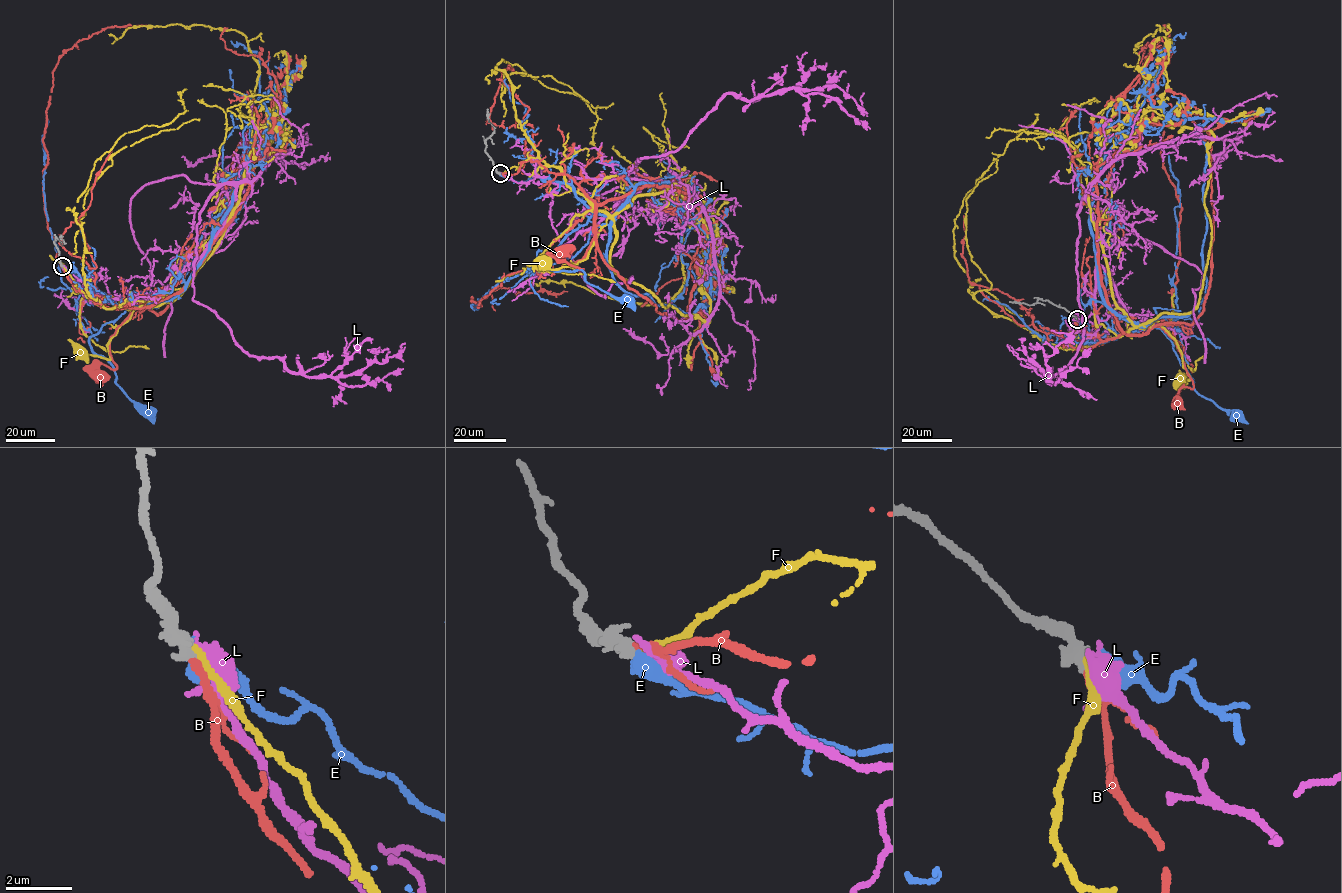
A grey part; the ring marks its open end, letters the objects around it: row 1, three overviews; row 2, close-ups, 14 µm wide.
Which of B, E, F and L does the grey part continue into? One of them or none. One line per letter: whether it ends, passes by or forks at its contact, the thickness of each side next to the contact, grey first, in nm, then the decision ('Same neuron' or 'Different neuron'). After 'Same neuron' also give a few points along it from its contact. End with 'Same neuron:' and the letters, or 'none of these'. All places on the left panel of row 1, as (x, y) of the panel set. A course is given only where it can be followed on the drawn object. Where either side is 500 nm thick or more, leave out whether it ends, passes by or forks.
B: It ends there. Thickness 280 nm (grey) against 220 nm. Different neuron
E: Thickness 380 nm (grey) against 550 nm. Different neuron
F: It ends there. Thickness 480 nm (grey) against 200 nm. Same neuron. Its course: (63, 266), (80, 290), (105, 308), (155, 306), (135, 308), (108, 345), (110, 358), (81, 351)
L: Thickness 400 nm (grey) against 550 nm. Different neuron
Same neuron: F

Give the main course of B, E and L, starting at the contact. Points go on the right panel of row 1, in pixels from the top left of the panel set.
B: (1077, 319), (1083, 339), (1073, 342), (1078, 349), (1121, 334), (1163, 329), (1193, 386), (1179, 390), (1178, 401)
E: (1078, 319), (1088, 323), (1085, 336), (1093, 344), (1118, 337), (1136, 324), (1161, 329), (1194, 390), (1237, 415)
L: (1077, 319), (1091, 346), (1084, 199), (1084, 339), (1043, 372), (1050, 384), (1045, 357), (1068, 337), (1051, 330)

